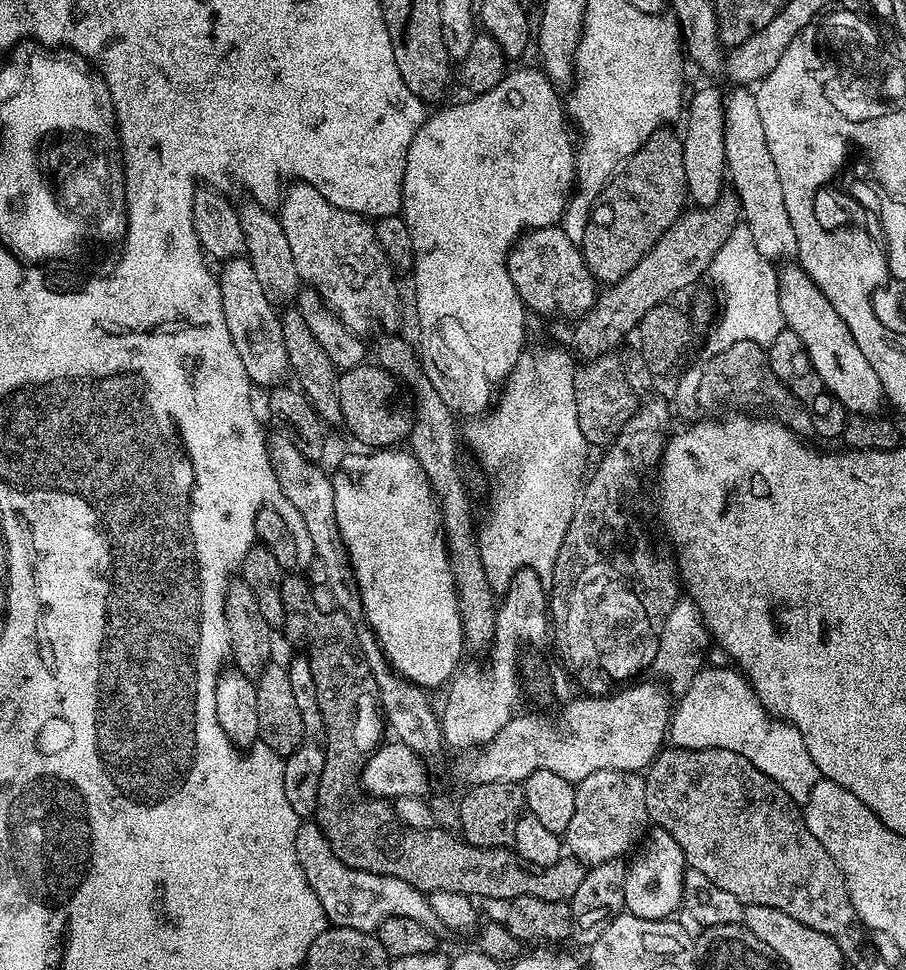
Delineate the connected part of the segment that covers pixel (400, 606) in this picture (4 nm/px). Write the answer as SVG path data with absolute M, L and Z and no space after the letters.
M356 450L349 456L344 456L337 466L336 472L331 473L334 486L334 514L338 518L338 528L342 534L342 542L348 551L348 561L352 563L352 579L356 582L356 588L360 591L360 601L364 607L364 620L373 636L380 644L380 650L385 660L405 680L423 688L432 690L441 684L447 685L456 675L466 656L464 647L464 631L462 630L462 618L458 608L458 594L454 586L454 574L450 570L448 561L448 546L444 543L444 533L440 522L440 501L432 495L432 487L422 470L422 466L416 460L407 455L395 456L392 450Z

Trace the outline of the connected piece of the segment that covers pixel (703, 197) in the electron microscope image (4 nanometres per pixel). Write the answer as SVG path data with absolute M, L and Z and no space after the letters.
M708 86L700 89L693 97L689 97L686 106L686 134L683 133L683 165L686 171L687 197L693 205L699 208L709 208L714 202L720 200L724 194L723 182L726 182L726 158L725 158L725 118L723 97L719 96L717 90Z

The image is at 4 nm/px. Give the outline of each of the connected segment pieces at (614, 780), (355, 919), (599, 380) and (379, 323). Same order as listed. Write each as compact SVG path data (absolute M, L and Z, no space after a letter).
M595 771L577 781L574 813L564 833L564 844L585 865L621 859L643 839L650 821L646 810L644 776L628 771Z
M315 822L301 823L296 835L296 853L306 874L306 882L314 890L318 902L322 902L329 925L375 933L386 918L397 916L414 918L414 922L422 922L422 926L433 930L441 927L440 919L434 910L430 910L425 893L410 886L410 882L402 882L402 878L390 878L344 864L336 857L330 842L324 837L324 831Z
M605 354L581 363L574 378L578 426L582 426L582 434L592 446L604 446L615 440L622 426L626 426L626 422L636 413L638 407L638 397L626 378L624 361L619 355L612 355Z
M292 182L287 185L278 205L278 219L286 239L290 244L290 251L294 256L301 281L324 299L328 309L355 336L369 338L392 334L396 323L400 320L400 296L396 293L396 280L392 264L386 258L382 246L376 237L375 227L365 217L356 212L347 212L334 206L313 184Z

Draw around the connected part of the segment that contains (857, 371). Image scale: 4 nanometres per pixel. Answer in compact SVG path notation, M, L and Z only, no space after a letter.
M793 266L779 273L780 305L787 331L798 334L806 346L806 354L810 354L810 362L814 362L814 370L818 370L818 378L822 378L825 389L842 402L842 406L850 414L871 416L881 411L880 404L885 403L882 382L878 382L878 374L874 374L874 366L866 362L866 354L862 354L858 342L854 342L854 334L842 322L838 310L830 304L830 298L818 290L818 286L808 277L803 268Z

